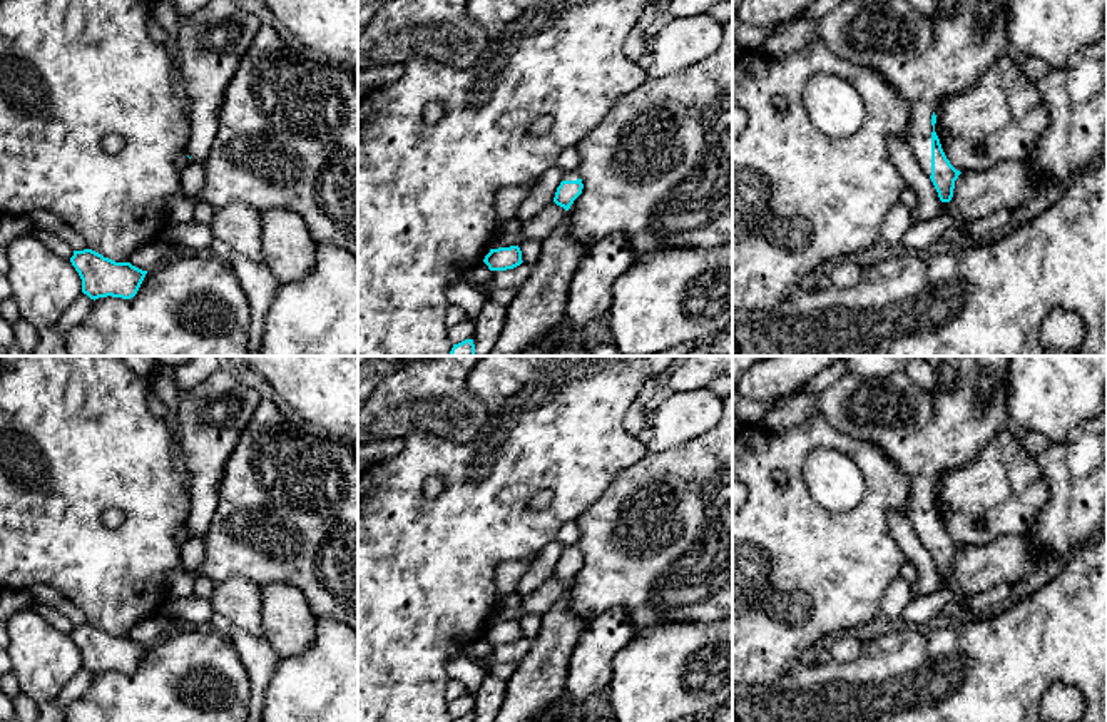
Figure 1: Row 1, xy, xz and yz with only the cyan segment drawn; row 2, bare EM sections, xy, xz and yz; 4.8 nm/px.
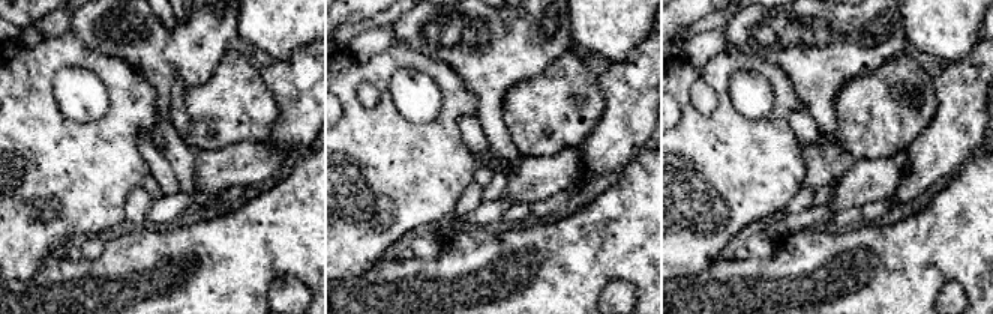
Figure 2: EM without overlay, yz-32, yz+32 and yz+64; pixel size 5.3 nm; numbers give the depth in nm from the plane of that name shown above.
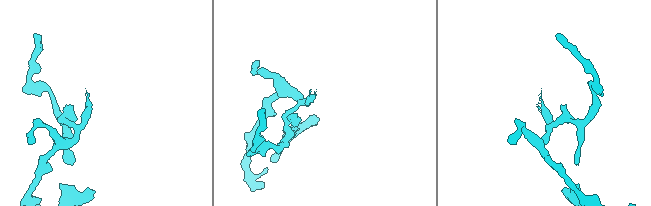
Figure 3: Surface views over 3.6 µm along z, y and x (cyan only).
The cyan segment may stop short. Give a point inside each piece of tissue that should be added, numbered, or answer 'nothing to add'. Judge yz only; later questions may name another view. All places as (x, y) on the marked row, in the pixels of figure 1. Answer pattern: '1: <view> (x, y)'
1: yz (923, 59)

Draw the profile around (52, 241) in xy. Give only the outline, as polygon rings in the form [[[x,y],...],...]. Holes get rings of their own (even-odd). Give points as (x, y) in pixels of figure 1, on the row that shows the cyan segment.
[[[45,229],[33,231],[33,236],[40,239],[52,252],[57,256],[69,259],[74,256],[74,249],[65,242],[62,237],[59,237],[54,232],[48,232]]]

